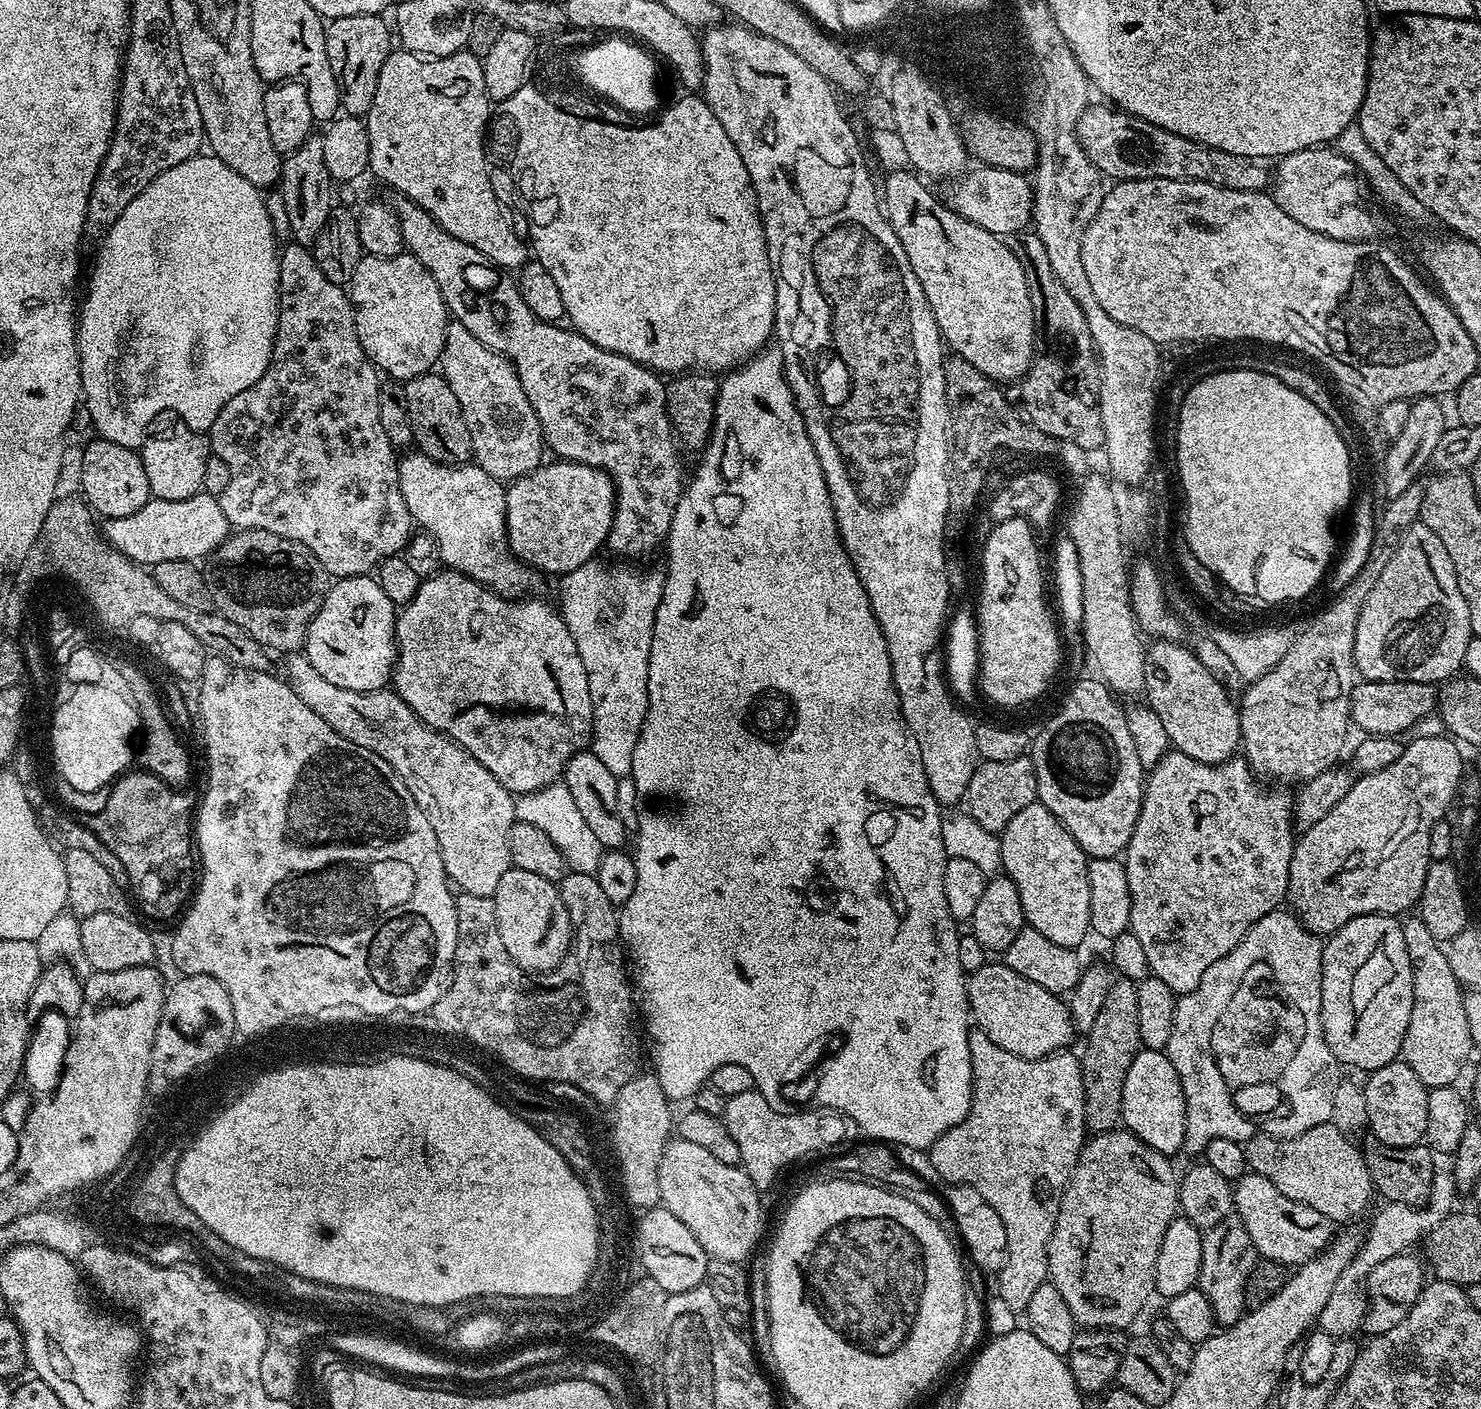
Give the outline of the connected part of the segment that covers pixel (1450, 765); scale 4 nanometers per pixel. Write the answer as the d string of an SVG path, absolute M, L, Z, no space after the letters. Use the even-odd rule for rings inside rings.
M1443 735L1420 736L1415 739L1404 744L1404 752L1398 758L1398 762L1386 766L1386 770L1366 772L1359 778L1353 779L1350 794L1346 794L1346 798L1342 798L1342 802L1338 802L1338 806L1334 806L1334 810L1330 810L1330 814L1326 814L1326 818L1318 818L1318 822L1314 822L1314 826L1303 829L1299 833L1296 849L1292 852L1287 899L1290 904L1292 900L1293 905L1291 904L1291 907L1312 932L1331 934L1338 931L1342 926L1346 926L1346 922L1350 922L1359 916L1396 916L1401 914L1400 912L1405 911L1404 913L1407 913L1419 905L1422 886L1426 882L1426 870L1430 863L1430 857L1433 855L1433 853L1431 854L1432 823L1435 822L1436 816L1443 817L1447 813L1448 806L1452 803L1452 797L1456 795L1456 783L1460 780L1460 773L1464 771L1465 761L1463 759L1456 760L1458 744L1455 739L1447 738L1448 740L1444 740Z

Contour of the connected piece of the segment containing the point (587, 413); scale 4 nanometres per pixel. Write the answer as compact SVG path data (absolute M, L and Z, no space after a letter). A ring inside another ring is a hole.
M400 198L397 201L394 211L400 223L405 249L418 258L434 282L438 282L438 290L455 323L466 326L466 330L470 330L470 334L474 334L482 346L512 361L522 390L530 406L534 406L545 445L551 451L553 448L559 459L601 468L615 482L616 513L606 541L607 551L617 552L620 556L644 556L654 551L659 544L661 547L667 541L674 510L686 487L684 464L680 461L682 452L672 431L672 419L666 410L665 381L652 369L644 368L630 358L602 350L575 330L537 320L530 306L526 306L517 281L508 277L511 275L485 262L483 254L474 250L474 246L458 242L454 234L446 234L438 221L413 200ZM611 400L616 400L616 412L604 412Z

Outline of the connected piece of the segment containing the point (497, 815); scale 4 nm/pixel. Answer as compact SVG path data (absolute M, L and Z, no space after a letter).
M290 652L283 660L283 679L326 726L354 742L354 746L370 750L390 762L394 774L406 782L406 790L410 790L414 802L418 802L428 815L430 826L434 826L434 838L438 838L449 881L460 892L495 897L502 874L513 863L509 840L512 825L518 820L513 794L478 758L422 722L395 690L342 690L342 686L326 682L314 670L307 655Z

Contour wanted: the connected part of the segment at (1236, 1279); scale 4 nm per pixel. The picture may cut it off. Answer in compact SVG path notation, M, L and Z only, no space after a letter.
M1233 1214L1222 1218L1218 1226L1207 1229L1203 1233L1202 1266L1198 1287L1212 1307L1212 1319L1217 1325L1227 1326L1238 1323L1246 1314L1244 1295L1246 1294L1246 1278L1250 1270L1254 1270L1258 1253L1250 1234L1246 1234L1246 1226L1242 1226L1240 1217Z

